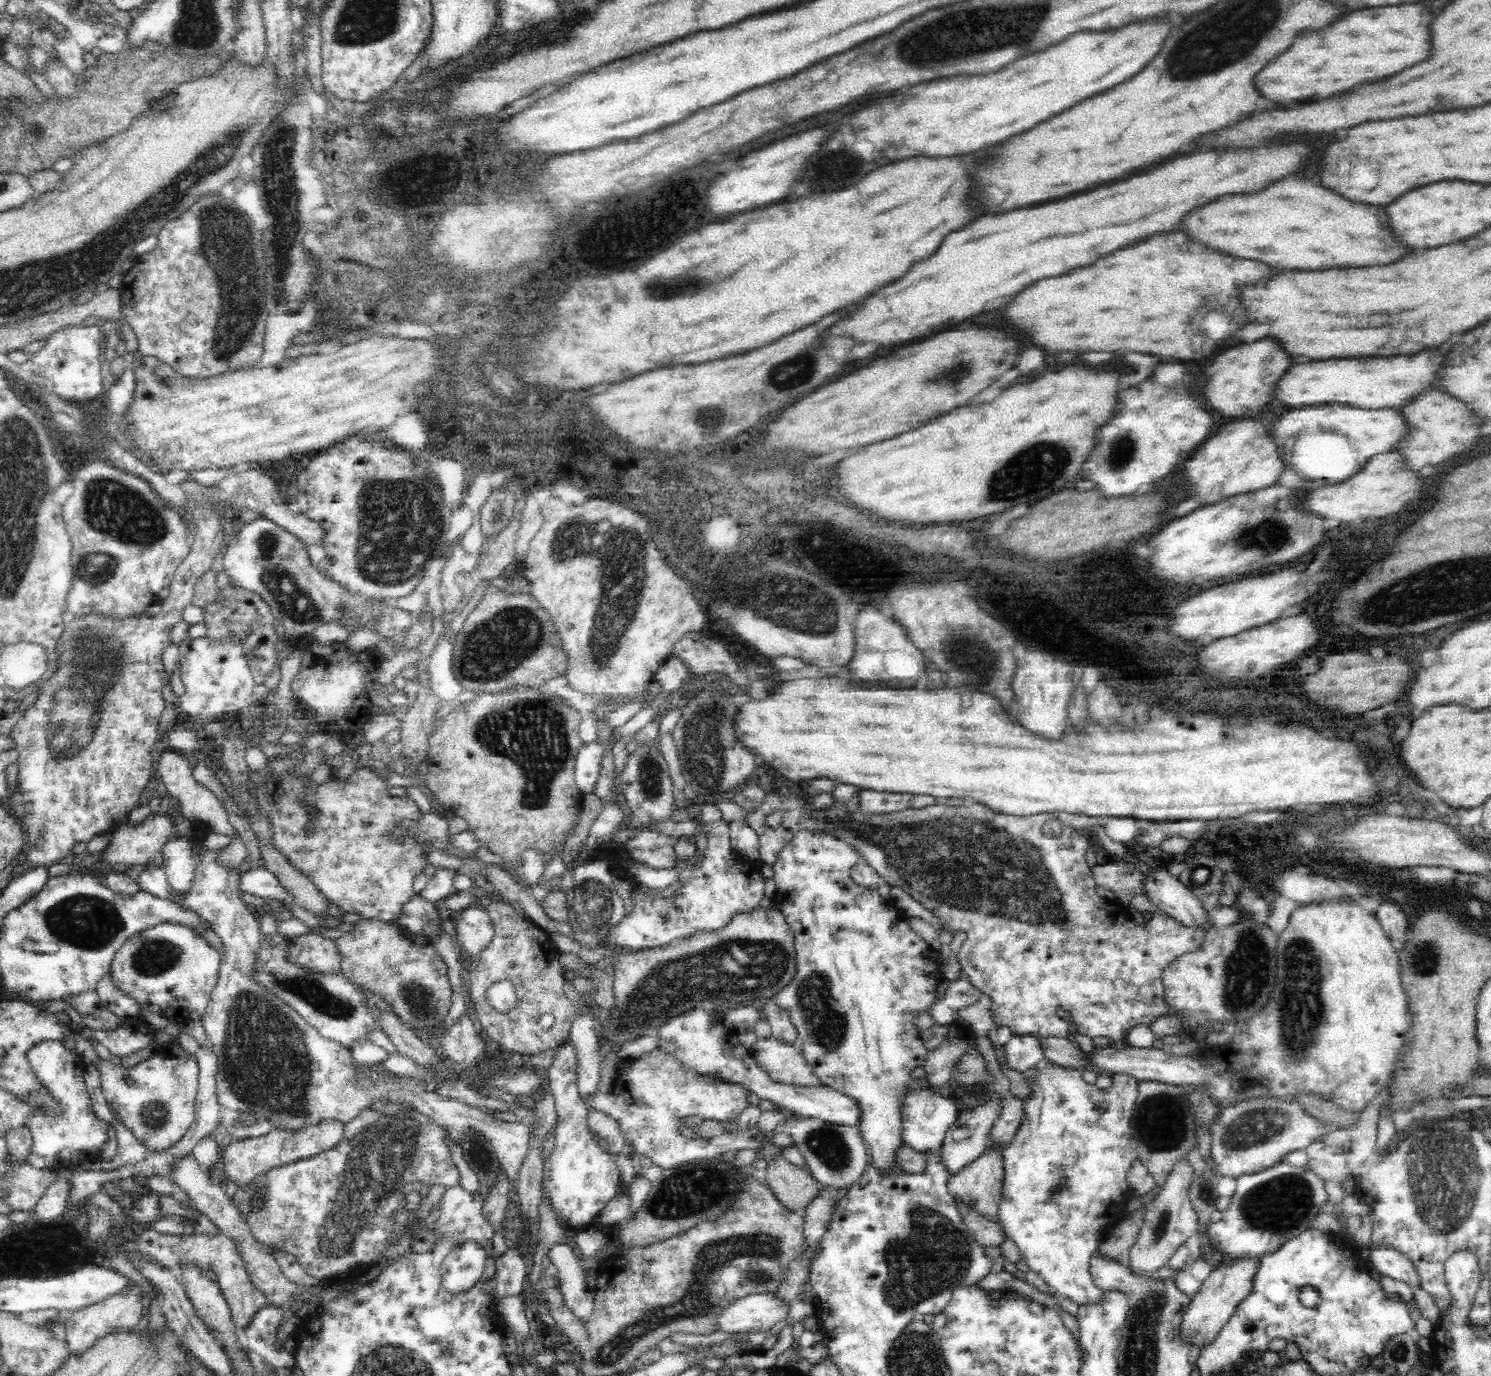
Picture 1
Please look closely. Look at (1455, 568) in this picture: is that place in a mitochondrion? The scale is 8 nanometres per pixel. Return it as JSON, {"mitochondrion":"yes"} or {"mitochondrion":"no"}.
{"mitochondrion":"no"}

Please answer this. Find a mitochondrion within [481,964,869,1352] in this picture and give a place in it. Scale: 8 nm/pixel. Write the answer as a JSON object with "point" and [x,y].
{"point":[694,1190]}

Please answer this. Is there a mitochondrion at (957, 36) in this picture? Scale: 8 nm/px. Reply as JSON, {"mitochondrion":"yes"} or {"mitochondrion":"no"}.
{"mitochondrion":"yes"}

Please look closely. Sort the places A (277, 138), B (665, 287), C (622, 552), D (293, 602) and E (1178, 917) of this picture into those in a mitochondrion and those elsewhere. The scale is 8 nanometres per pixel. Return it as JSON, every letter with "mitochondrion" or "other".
{"A":"mitochondrion","B":"mitochondrion","C":"mitochondrion","D":"mitochondrion","E":"other"}

